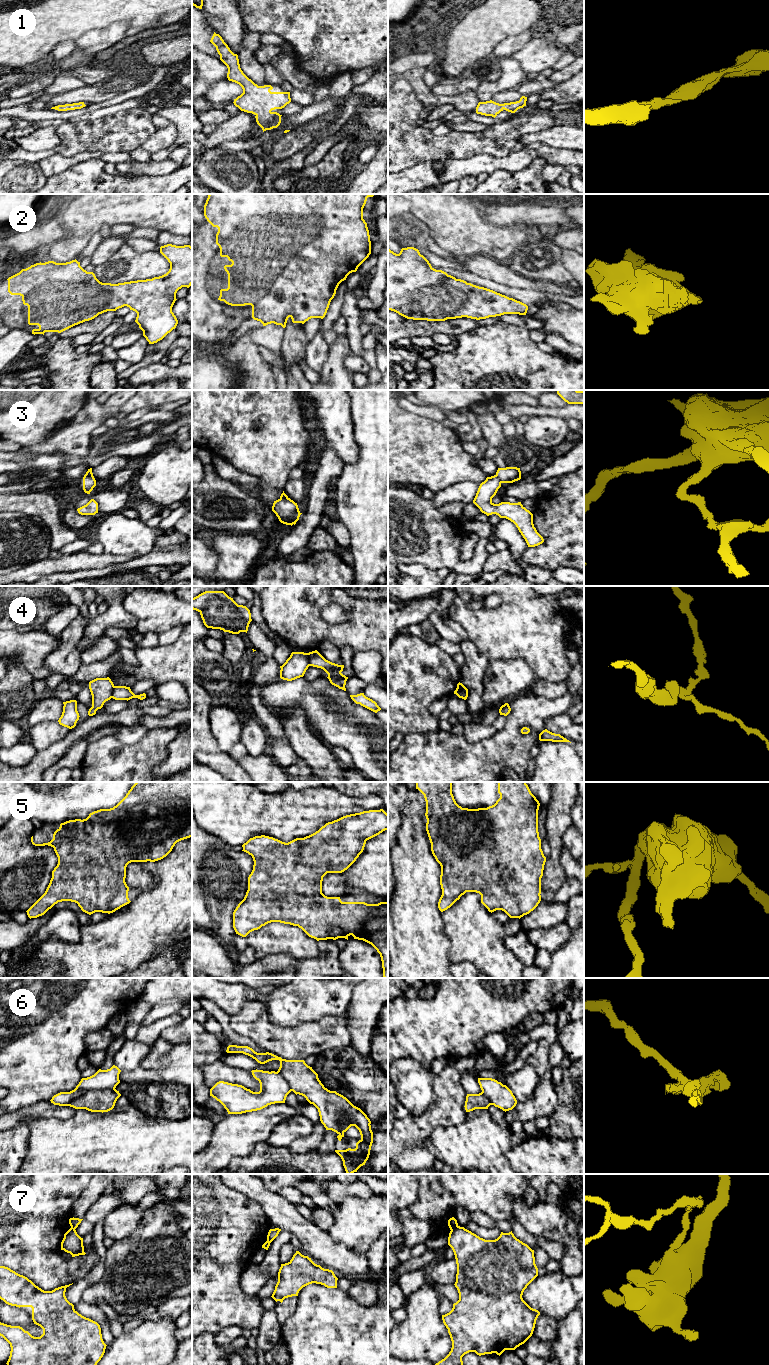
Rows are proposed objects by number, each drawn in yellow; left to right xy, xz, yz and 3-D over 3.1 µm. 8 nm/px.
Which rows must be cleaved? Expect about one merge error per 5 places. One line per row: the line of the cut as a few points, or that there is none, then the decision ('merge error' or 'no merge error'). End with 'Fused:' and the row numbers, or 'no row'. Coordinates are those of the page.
1: cut none; no merge error
2: cut none; no merge error
3: cut yz (495, 475), (501, 482); merge error
4: cut xz (307, 653), (310, 665); merge error
5: cut none; no merge error
6: cut xy (114, 1088), (90, 1089), (75, 1098), (68, 1105); merge error
7: cut yz (457, 1225), (451, 1230); merge error
Fused: 3, 4, 6, 7

